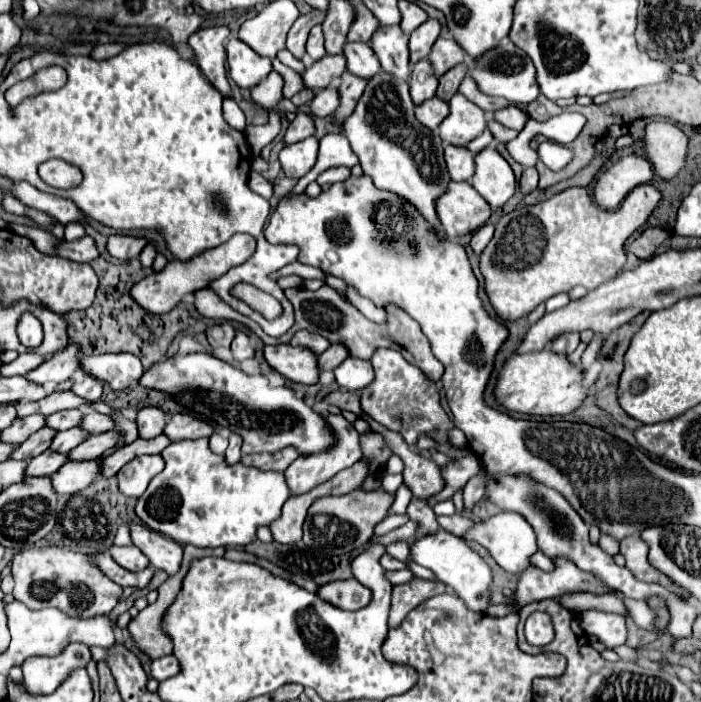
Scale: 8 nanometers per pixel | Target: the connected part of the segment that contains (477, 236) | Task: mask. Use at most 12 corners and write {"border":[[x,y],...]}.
{"border":[[493,224],[481,226],[471,238],[471,248],[481,254],[493,238]]}

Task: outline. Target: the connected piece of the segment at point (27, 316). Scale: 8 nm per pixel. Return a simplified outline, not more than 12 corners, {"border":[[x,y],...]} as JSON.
{"border":[[23,312],[17,336],[25,348],[37,348],[43,340],[41,322]]}

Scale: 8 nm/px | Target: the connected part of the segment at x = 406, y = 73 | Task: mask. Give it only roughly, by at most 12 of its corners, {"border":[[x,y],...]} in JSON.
{"border":[[379,28],[371,40],[385,72],[409,82],[409,36]]}

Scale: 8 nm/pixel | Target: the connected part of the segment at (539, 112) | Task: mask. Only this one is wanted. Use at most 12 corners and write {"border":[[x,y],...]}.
{"border":[[539,96],[527,106],[529,116],[539,120],[545,118],[545,110],[557,110],[561,106],[547,102]]}

